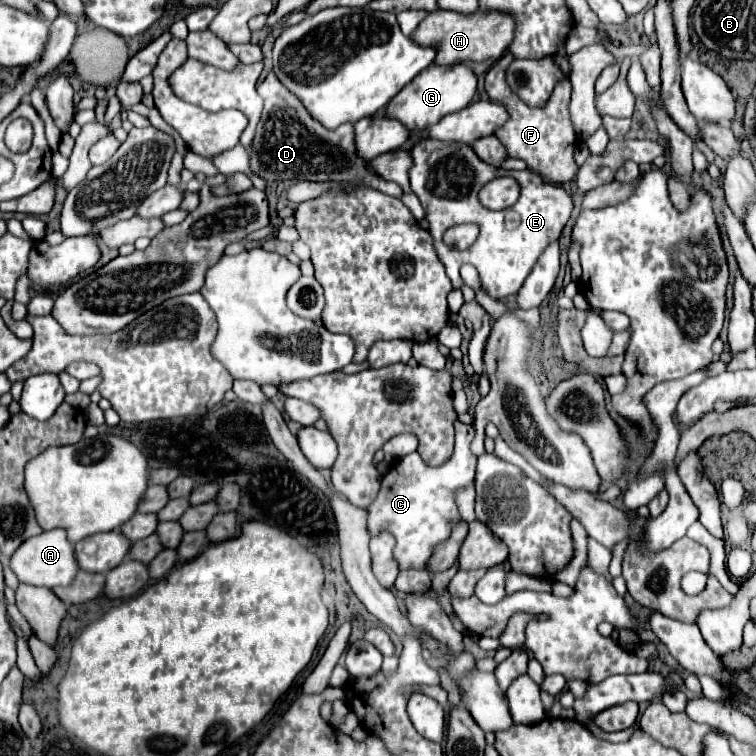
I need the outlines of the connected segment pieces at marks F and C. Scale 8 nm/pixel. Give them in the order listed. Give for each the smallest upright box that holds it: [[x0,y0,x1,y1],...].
[[485,54,577,184],[369,424,477,570]]

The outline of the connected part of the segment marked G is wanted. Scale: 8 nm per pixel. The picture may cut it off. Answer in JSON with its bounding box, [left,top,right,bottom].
[385,64,477,132]

